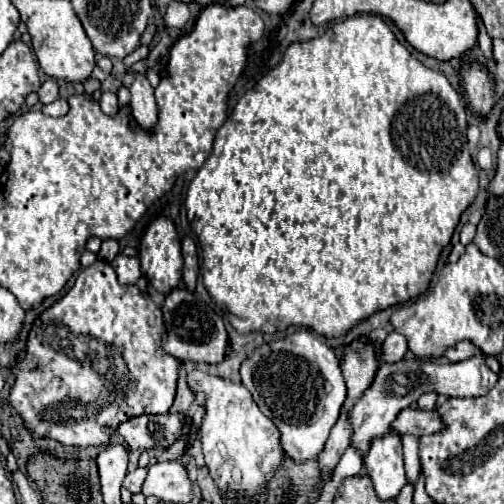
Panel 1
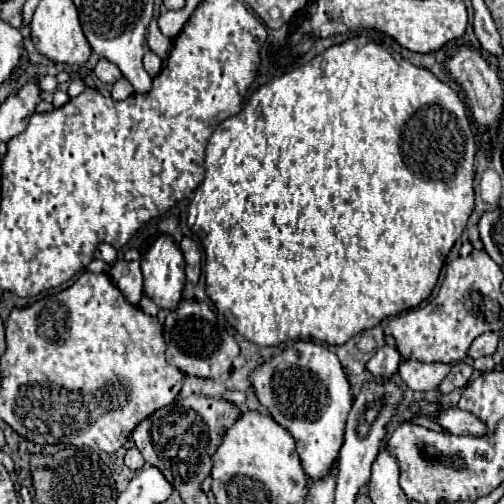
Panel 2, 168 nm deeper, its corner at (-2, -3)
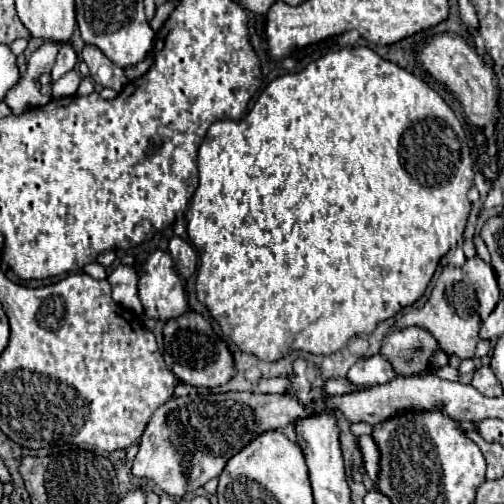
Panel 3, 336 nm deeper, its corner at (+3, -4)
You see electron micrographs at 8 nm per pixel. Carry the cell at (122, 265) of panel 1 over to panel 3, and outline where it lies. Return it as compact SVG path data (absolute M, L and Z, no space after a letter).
M116 266L110 276L108 282L112 286L112 298L116 304L122 304L124 308L134 310L136 314L142 314L142 304L138 300L138 274L132 266Z

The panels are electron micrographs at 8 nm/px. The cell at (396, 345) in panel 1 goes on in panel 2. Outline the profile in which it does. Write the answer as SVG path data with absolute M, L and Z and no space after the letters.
M381 347L373 353L373 357L367 361L365 369L373 375L373 377L393 377L399 369L399 361L401 361L401 355L395 347Z

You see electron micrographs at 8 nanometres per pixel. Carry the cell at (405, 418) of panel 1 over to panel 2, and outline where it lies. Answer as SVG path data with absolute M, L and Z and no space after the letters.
M457 407L445 409L437 421L453 435L475 435L475 437L479 437L479 435L487 433L487 427L483 427L483 423L479 423L479 419L475 419L475 415L471 415L469 411L459 411Z

